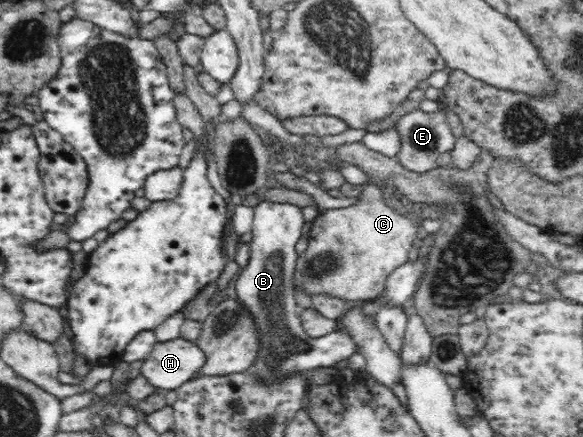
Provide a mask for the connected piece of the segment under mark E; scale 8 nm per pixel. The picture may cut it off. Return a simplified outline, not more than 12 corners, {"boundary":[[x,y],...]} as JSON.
{"boundary":[[420,109],[394,126],[397,160],[411,172],[437,168],[456,137],[444,112]]}

